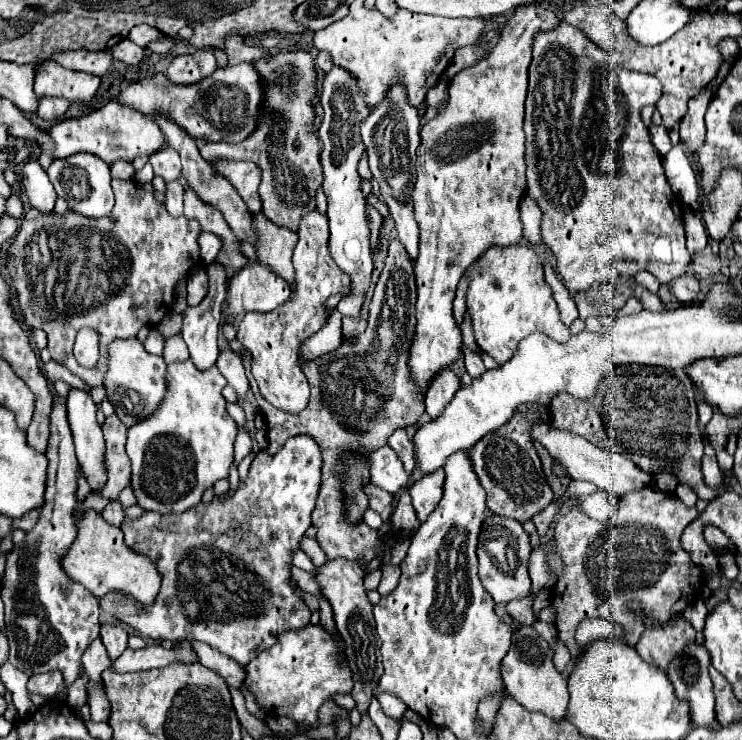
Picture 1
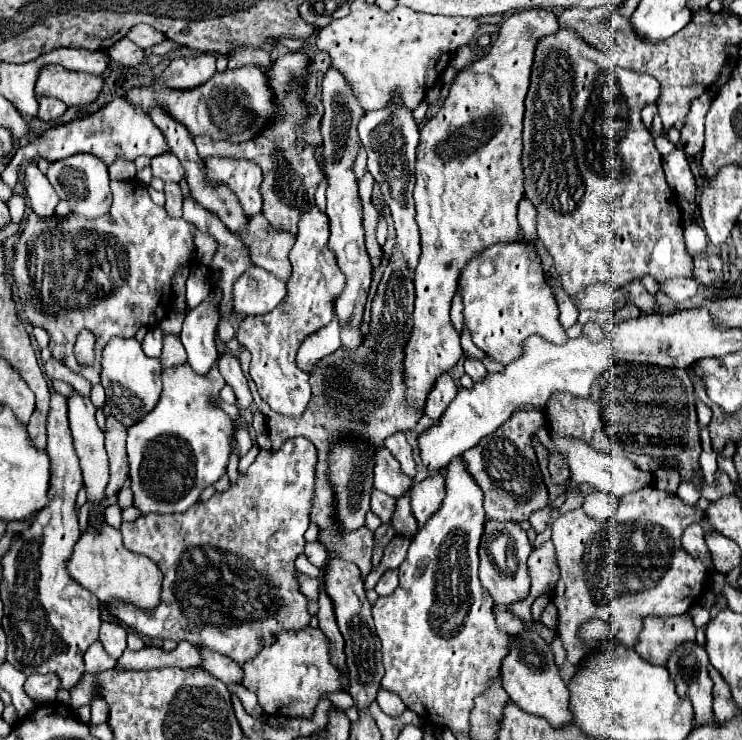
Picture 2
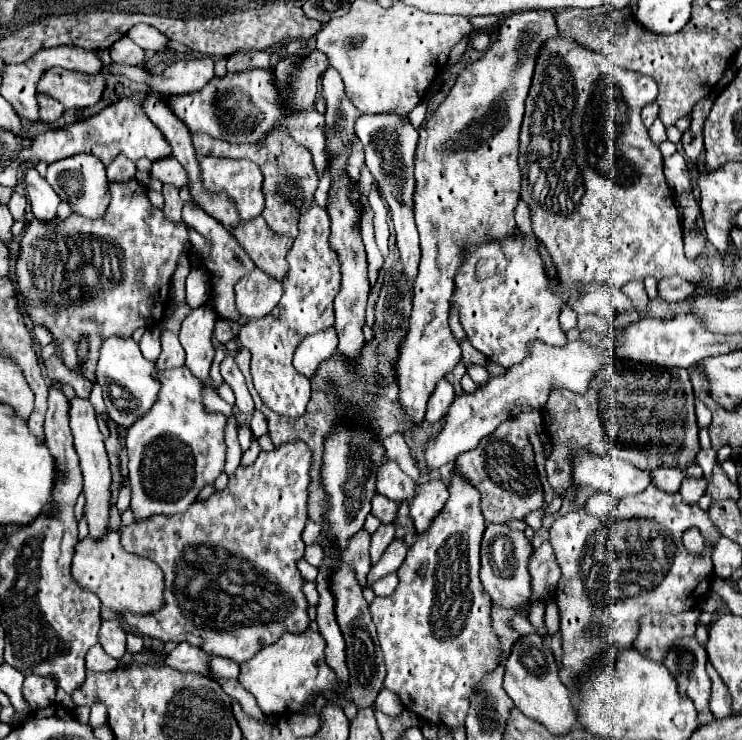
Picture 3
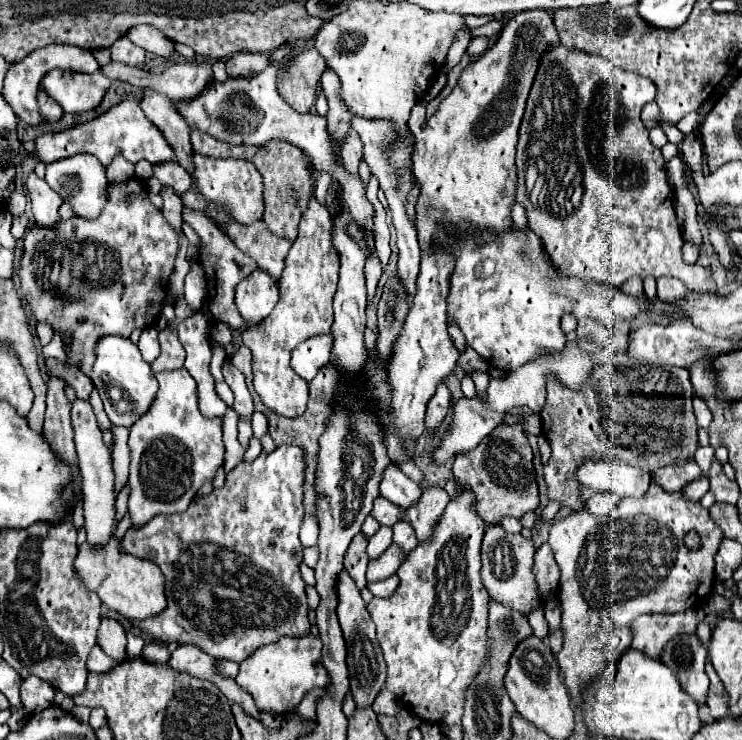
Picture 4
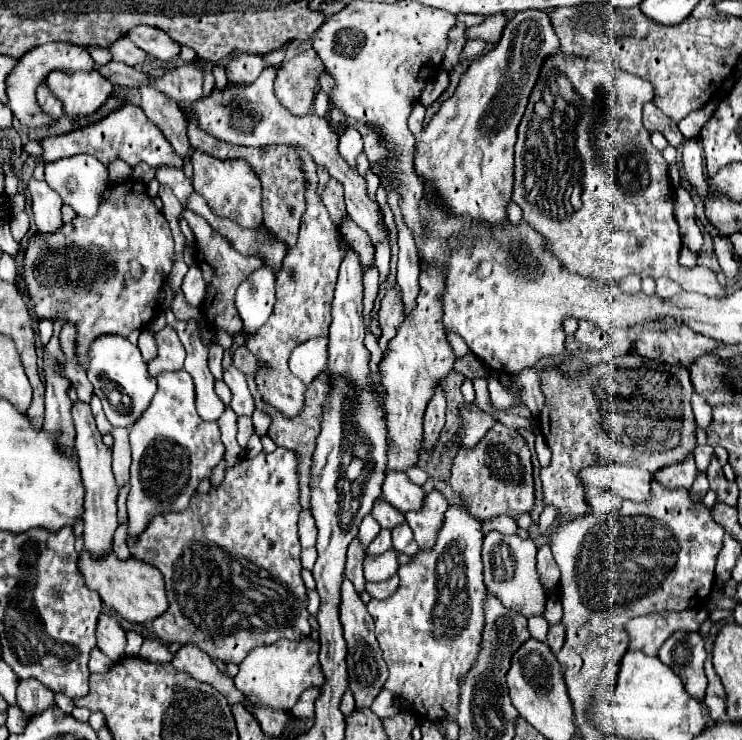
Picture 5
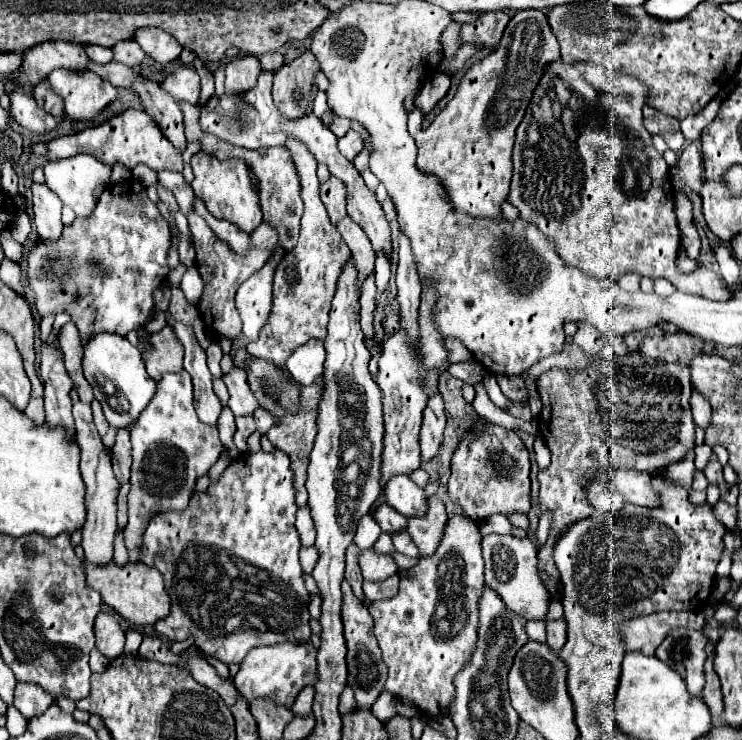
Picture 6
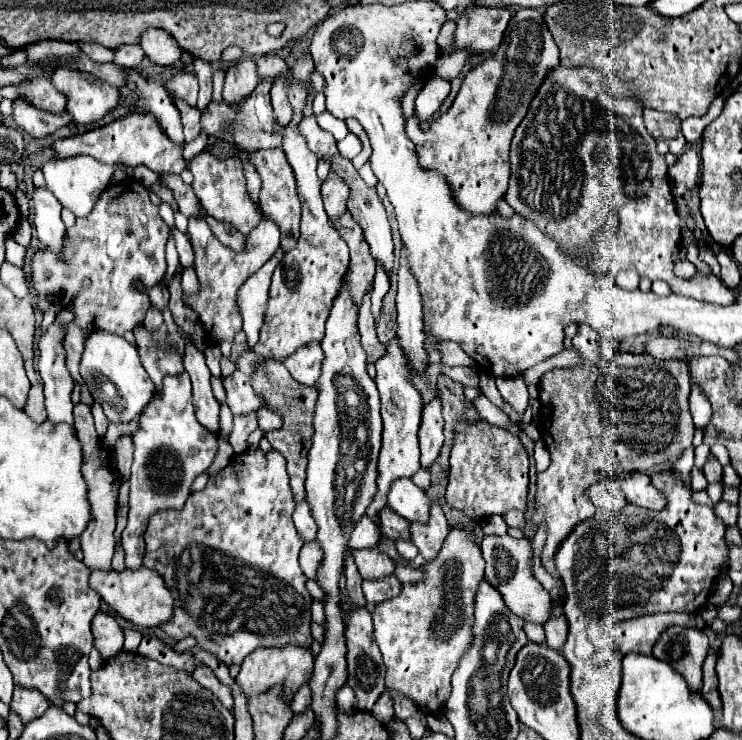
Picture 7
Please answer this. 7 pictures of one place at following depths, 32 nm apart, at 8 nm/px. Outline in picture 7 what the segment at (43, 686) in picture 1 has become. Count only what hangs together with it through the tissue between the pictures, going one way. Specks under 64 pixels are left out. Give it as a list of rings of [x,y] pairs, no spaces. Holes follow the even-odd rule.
[[[20,686],[14,690],[12,702],[10,702],[10,710],[20,716],[22,724],[28,724],[34,718],[38,718],[48,706],[50,706],[48,700],[44,700],[40,692],[28,692],[26,688],[20,688]]]

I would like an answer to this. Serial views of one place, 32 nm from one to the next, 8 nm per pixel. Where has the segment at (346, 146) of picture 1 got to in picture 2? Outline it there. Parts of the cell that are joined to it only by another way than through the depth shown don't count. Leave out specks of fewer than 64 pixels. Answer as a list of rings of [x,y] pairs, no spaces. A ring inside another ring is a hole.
[[[330,68],[322,80],[322,102],[324,102],[324,120],[322,120],[322,138],[324,138],[324,174],[328,178],[328,208],[326,214],[330,218],[330,242],[328,246],[336,254],[338,266],[346,276],[346,284],[342,294],[334,302],[334,310],[340,322],[340,342],[344,350],[354,350],[362,342],[362,316],[364,304],[370,290],[370,258],[364,244],[364,228],[362,228],[362,200],[358,196],[358,180],[352,174],[352,160],[358,152],[358,132],[356,124],[364,116],[356,100],[352,100],[352,92],[348,92],[348,84],[336,68]]]

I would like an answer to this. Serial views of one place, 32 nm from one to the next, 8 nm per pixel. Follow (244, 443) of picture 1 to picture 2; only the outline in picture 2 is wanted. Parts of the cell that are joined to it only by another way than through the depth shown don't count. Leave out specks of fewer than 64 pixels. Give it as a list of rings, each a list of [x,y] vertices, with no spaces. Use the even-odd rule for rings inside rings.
[[[238,426],[238,430],[236,430],[236,442],[238,442],[238,448],[240,448],[240,456],[244,456],[252,448],[250,432],[244,426]]]

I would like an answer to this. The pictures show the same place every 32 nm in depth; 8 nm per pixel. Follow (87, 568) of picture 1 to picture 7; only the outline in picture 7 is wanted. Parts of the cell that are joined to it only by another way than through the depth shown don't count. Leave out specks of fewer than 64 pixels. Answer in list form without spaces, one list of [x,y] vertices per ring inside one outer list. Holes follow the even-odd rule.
[[[140,568],[140,572],[92,572],[90,586],[102,596],[102,600],[114,608],[124,620],[142,628],[158,628],[172,620],[174,598],[168,592],[164,580],[156,576],[156,572],[148,568]]]

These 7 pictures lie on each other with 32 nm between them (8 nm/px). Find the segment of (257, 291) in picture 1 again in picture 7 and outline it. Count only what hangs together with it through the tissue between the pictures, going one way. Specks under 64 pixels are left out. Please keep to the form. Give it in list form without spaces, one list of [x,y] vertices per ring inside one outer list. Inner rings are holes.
[[[279,247],[270,260],[248,278],[248,282],[244,282],[244,286],[238,292],[238,306],[244,318],[244,332],[248,336],[248,348],[254,348],[254,344],[258,342],[258,330],[260,330],[262,316],[264,316],[264,304],[266,304],[271,277],[276,264],[282,261],[285,254],[286,251]]]

